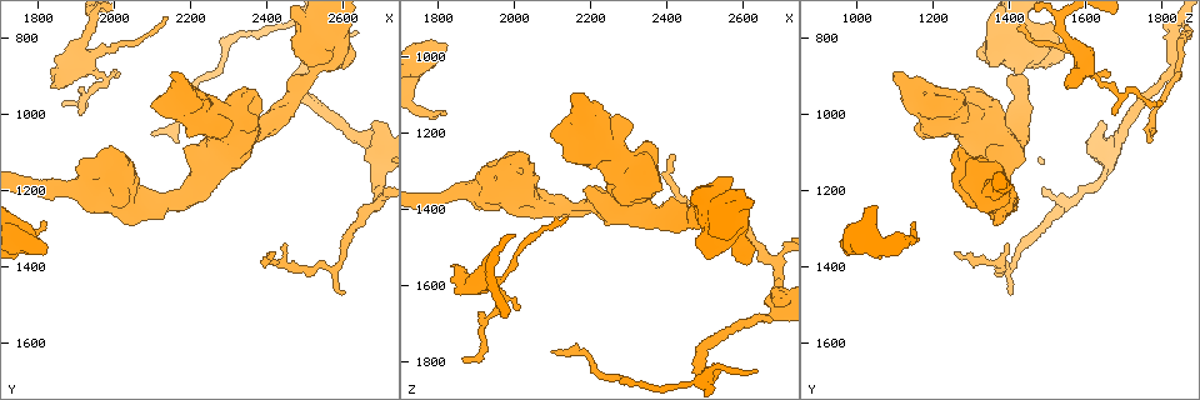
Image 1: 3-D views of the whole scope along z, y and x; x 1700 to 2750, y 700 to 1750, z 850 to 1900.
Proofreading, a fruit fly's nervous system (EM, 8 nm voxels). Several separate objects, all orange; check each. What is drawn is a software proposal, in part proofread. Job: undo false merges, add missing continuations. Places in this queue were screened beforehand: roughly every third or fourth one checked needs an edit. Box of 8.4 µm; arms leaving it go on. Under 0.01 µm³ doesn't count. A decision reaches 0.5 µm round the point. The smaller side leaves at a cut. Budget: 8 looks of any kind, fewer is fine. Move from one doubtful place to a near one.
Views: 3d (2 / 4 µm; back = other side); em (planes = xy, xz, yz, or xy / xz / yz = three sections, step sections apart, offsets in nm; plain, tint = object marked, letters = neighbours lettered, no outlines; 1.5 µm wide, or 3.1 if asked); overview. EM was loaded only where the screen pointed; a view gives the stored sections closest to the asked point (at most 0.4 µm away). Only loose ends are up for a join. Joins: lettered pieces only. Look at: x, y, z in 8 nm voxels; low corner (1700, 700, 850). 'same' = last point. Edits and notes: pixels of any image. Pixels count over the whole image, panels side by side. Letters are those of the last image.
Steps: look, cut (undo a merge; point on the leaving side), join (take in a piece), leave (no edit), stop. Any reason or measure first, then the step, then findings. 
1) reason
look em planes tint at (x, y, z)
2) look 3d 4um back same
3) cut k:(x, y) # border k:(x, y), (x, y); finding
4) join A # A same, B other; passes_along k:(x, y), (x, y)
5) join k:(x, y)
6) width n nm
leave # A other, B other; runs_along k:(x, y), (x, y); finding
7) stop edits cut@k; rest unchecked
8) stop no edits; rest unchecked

branch stops here
look em xz step 8 letters at (1870, 970, 1790)

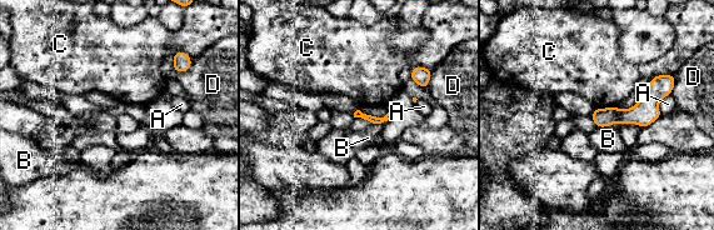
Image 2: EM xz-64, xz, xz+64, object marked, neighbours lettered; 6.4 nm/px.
leave # A other, B other, C other, D other; border 2:(620, 106), (595, 109); none of them fits

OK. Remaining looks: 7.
sudden change in width
look 3d 4um back at (2500, 905, 1420)

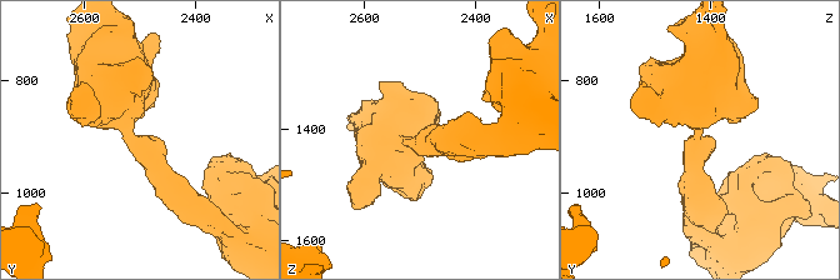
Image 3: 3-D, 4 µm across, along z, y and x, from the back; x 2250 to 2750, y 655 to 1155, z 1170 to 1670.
arm_widths 260, 600 nm
look em planes letters at (2510, 905, 1425)

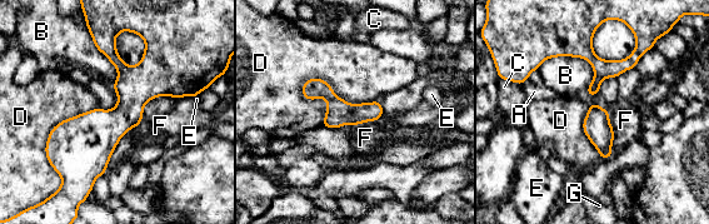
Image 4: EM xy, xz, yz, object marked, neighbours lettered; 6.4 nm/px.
longest_contact D 500 nm
leave # A other, B other, C other, D other, E other, F other, G other; border 4:(300, 89), (379, 101); all the same neuron

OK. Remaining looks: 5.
branch stops here
look em planes letters at (1840, 925, 1550)

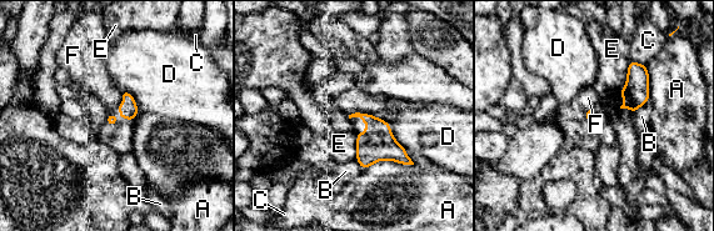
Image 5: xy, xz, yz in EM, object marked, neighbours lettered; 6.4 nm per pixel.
leave # A other, B other, C other, D other, E other, F other; border 5:(121, 91), (121, 100), (116, 106); none of them fits

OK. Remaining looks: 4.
stop no edits; rest unchecked

